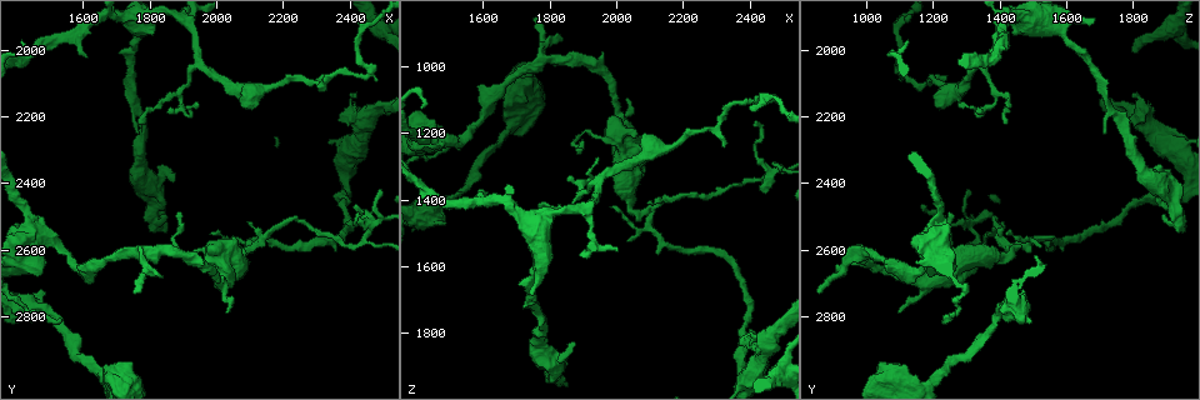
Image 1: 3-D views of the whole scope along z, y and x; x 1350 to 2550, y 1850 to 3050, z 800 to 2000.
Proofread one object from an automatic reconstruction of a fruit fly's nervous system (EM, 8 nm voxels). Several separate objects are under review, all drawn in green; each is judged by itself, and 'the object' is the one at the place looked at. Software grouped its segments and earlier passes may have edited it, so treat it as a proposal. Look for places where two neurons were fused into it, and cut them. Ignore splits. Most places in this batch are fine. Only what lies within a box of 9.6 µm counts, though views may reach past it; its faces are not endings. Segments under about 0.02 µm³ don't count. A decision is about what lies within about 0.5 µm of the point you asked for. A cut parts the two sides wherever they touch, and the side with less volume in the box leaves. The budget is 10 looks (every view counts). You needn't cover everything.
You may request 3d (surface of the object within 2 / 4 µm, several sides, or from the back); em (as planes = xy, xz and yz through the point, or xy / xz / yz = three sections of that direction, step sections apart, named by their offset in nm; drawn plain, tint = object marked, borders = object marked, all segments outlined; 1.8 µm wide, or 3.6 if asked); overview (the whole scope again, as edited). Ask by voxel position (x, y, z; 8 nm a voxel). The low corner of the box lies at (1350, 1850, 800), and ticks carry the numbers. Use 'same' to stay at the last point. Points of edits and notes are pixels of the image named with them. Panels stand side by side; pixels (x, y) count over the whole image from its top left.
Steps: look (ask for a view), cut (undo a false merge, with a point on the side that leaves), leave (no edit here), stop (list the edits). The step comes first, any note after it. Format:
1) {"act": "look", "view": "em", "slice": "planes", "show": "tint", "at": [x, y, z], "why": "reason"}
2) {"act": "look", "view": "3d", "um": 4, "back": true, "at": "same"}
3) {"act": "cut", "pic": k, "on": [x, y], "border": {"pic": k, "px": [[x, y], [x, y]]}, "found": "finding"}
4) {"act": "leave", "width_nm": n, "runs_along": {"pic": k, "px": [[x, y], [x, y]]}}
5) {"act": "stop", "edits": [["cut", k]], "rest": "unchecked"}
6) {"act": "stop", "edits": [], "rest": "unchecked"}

{"act": "look", "view": "em", "um": 3.6, "slice": "xy", "step": 8, "show": "tint", "at": [2470, 2190, 1810], "why": "arms part here"}

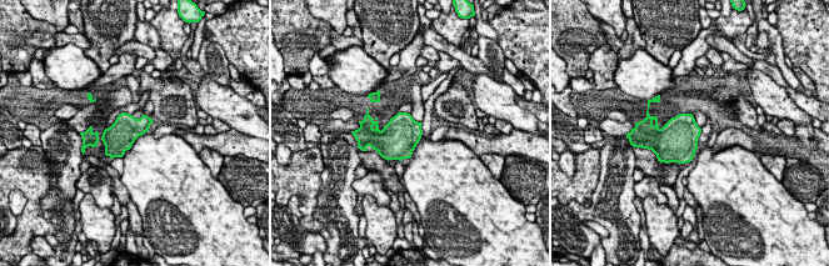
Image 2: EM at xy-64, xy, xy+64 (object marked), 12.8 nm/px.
{"act": "look", "view": "em", "um": 3.6, "slice": "planes", "show": "tint", "at": "same", "why": "cut it another way"}

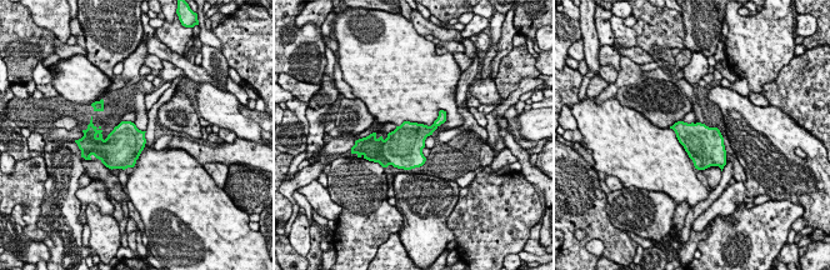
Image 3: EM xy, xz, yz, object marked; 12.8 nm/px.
{"act": "leave", "width_nm": 480, "found": "continuous, no second neuron"}

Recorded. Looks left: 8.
{"act": "look", "view": "em", "um": 3.6, "slice": "yz", "step": 4, "show": "tint", "at": [2440, 2570, 1340], "why": "abrupt turn"}

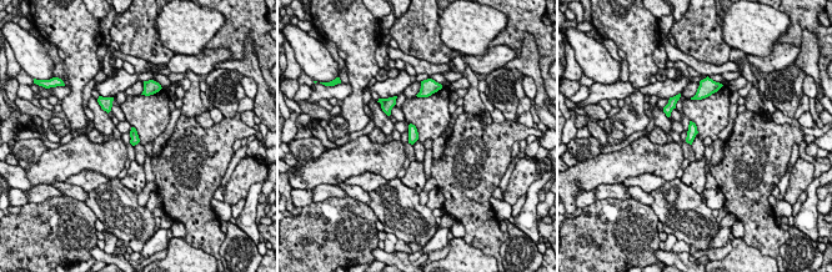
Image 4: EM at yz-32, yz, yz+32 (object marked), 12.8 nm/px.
{"act": "leave", "width_nm": 120, "found": "continuous, no second neuron"}

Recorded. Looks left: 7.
{"act": "look", "view": "em", "um": 3.6, "slice": "xz", "step": 4, "show": "tint", "at": [1420, 2780, 1440], "why": "abrupt turn"}

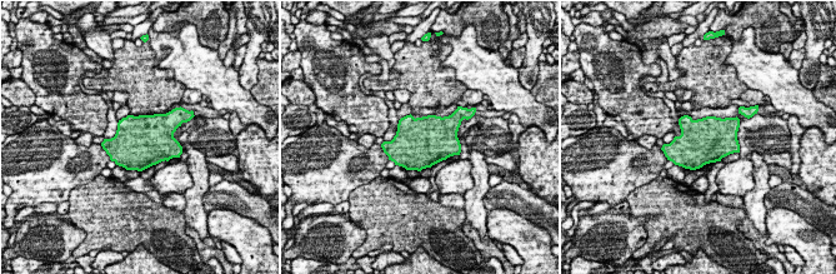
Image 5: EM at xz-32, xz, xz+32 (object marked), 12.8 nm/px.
{"act": "look", "view": "em", "um": 3.6, "slice": "planes", "show": "borders", "at": "same"}

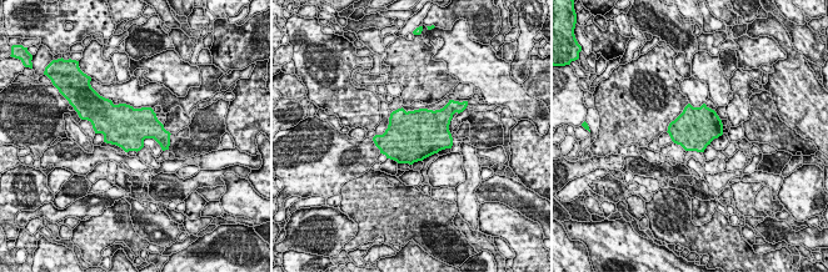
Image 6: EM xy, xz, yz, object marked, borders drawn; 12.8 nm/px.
{"act": "leave", "width_nm": 550, "found": "all the same neuron"}

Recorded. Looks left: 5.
{"act": "look", "view": "em", "um": 3.6, "slice": "planes", "show": "tint", "at": [1490, 2570, 1220], "why": "calibre changes"}

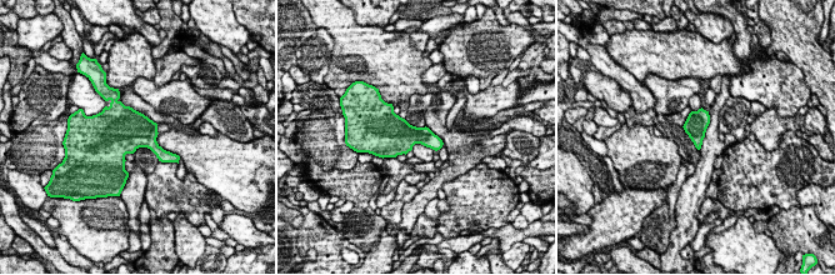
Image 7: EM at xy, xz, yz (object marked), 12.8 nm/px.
{"act": "leave", "found": "one neuron here"}

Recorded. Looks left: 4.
{"act": "stop", "edits": [], "rest": "unchecked"}

